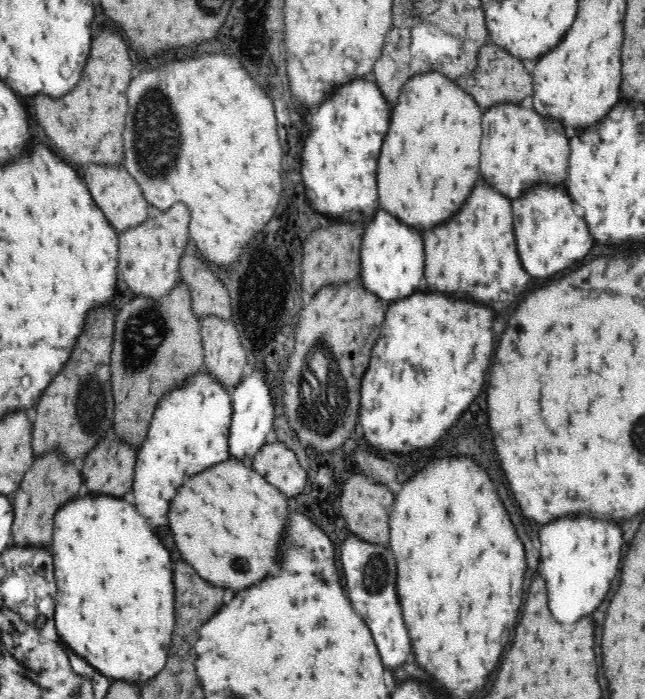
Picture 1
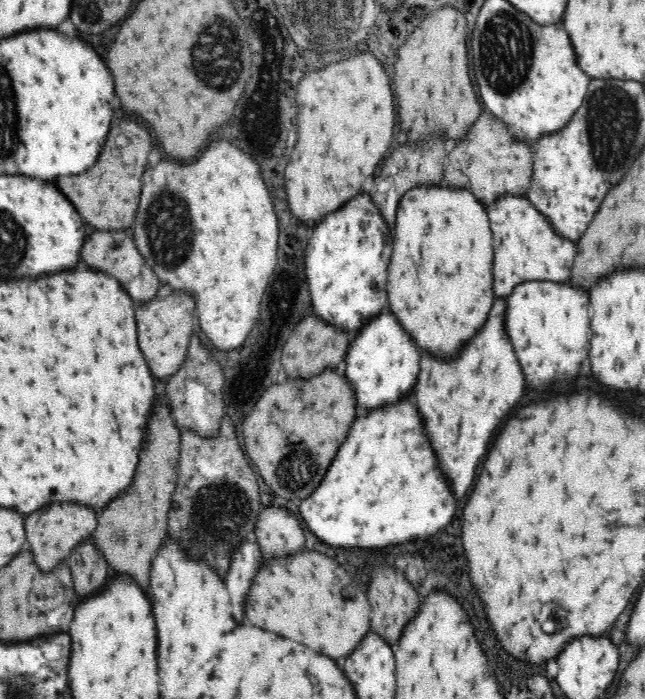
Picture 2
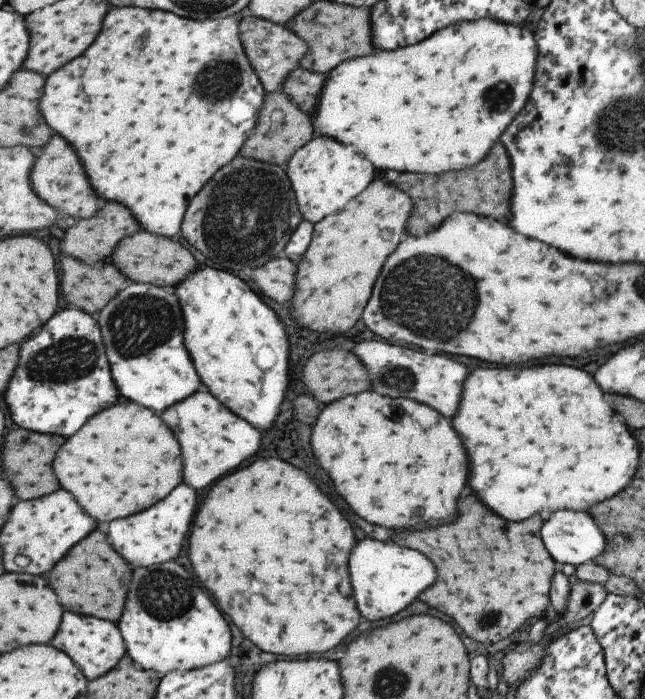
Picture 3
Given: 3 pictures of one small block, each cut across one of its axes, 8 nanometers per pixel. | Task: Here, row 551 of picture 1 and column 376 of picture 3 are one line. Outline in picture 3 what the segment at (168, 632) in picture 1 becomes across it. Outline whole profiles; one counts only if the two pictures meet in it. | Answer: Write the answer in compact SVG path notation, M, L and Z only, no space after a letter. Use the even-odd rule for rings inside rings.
M489 18L450 24L439 29L439 32L433 32L429 38L421 40L415 46L397 47L389 50L389 52L385 52L385 50L377 51L375 54L369 54L369 56L344 60L337 64L335 68L331 68L329 72L325 73L323 88L319 92L315 110L309 114L309 120L311 120L313 132L318 130L321 136L327 136L327 138L333 136L333 140L337 140L337 142L341 140L343 144L351 144L377 170L389 170L391 168L391 170L397 170L397 172L423 172L423 174L427 172L428 175L438 175L447 171L469 168L469 166L473 166L473 164L477 164L479 160L485 158L485 154L489 152L489 148L501 136L501 132L521 112L521 108L527 102L529 92L531 92L536 58L535 40L533 40L532 32L529 32L526 25L513 26L495 22L495 20L489 20Z

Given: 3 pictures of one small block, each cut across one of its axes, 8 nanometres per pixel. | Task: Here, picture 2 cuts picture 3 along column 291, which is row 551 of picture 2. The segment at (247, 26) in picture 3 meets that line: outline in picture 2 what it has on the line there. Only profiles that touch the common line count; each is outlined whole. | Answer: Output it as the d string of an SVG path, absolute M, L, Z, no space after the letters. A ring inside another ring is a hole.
M51 502L44 507L30 511L28 515L24 515L24 526L26 533L26 546L30 548L34 555L34 561L38 563L40 569L47 571L51 569L60 559L68 558L69 552L76 543L92 536L97 525L97 513L94 508L86 506L84 503L72 502Z

